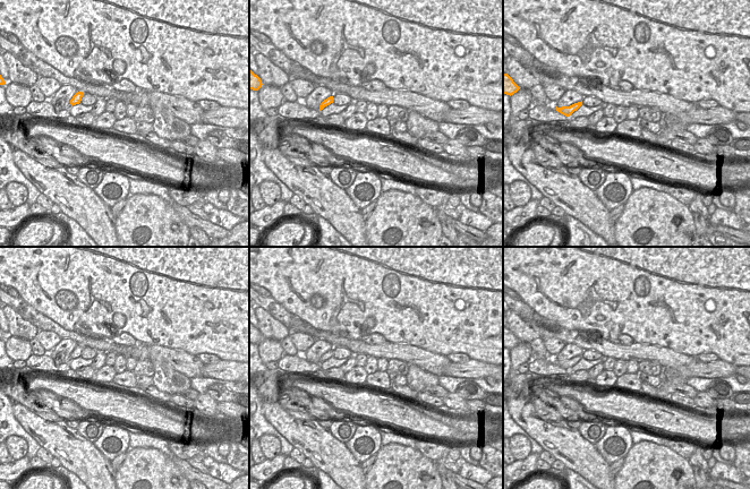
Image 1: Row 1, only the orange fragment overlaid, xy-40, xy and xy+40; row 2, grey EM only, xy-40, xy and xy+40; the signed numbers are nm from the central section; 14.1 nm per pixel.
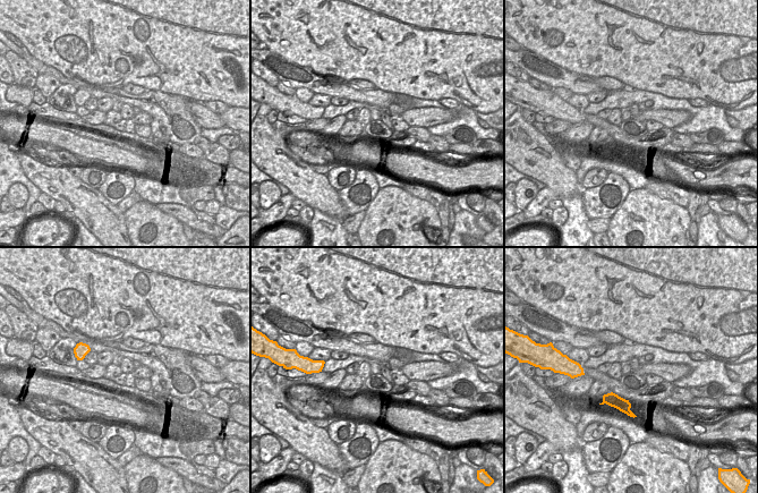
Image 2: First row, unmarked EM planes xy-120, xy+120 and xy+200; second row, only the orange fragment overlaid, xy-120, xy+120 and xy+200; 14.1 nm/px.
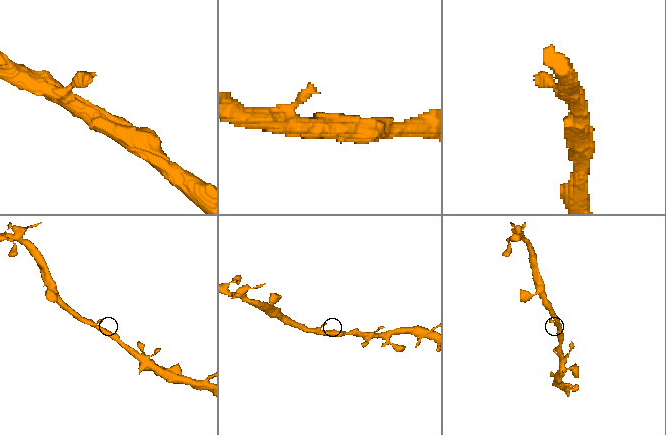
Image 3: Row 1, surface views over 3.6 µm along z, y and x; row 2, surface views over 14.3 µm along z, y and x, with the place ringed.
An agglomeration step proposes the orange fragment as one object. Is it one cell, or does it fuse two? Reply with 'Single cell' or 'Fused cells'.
Single cell.

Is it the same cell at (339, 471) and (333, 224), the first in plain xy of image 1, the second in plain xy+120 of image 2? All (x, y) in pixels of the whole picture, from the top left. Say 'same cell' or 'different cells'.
different cells

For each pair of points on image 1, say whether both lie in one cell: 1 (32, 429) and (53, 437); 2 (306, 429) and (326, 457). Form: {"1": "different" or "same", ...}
{"1": "same", "2": "same"}

